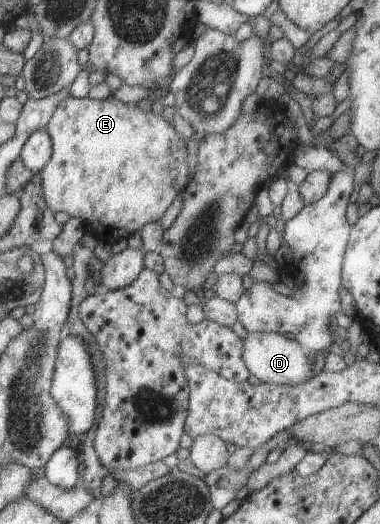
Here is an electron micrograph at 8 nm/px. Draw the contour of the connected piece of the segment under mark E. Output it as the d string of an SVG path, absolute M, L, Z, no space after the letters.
M70 96L64 101L61 101L60 105L57 105L45 130L52 144L52 155L45 167L38 172L41 179L40 183L44 201L51 212L57 213L63 211L68 214L70 218L85 221L85 223L91 225L97 233L99 233L99 231L107 231L113 239L119 240L119 237L120 239L124 237L129 238L135 231L138 231L147 223L158 221L167 207L171 205L176 195L184 190L187 185L187 165L185 162L185 147L187 141L179 138L174 131L174 127L170 123L167 123L161 115L153 115L151 111L146 113L139 109L136 104L137 103L132 102L121 103L109 98L104 101L97 101L91 100L87 96L85 98L73 98Z

